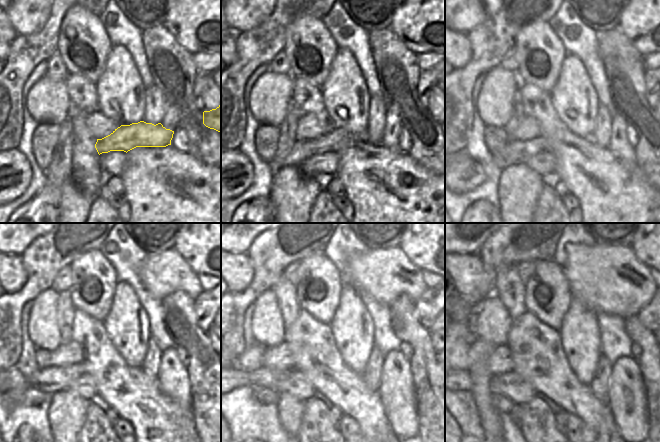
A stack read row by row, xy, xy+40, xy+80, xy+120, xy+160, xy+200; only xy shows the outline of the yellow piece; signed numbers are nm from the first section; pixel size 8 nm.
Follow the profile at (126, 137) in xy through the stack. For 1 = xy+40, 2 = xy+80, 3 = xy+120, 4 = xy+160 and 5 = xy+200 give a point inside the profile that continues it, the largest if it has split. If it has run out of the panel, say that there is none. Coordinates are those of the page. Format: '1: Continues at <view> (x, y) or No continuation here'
1: Continues at xy+40 (337, 139)
2: Continues at xy+80 (513, 152)
3: Continues at xy+120 (52, 379)
4: Continues at xy+160 (268, 377)
5: Continues at xy+200 (465, 378)

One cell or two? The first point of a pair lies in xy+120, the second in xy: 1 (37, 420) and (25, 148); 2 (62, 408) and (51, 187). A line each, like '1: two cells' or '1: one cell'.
1: one cell
2: two cells

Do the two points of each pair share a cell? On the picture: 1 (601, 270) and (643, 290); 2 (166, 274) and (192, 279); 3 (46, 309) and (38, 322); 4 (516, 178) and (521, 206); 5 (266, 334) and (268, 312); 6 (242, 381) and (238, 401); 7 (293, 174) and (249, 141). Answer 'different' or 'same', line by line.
1: same
2: same
3: same
4: same
5: same
6: different
7: different

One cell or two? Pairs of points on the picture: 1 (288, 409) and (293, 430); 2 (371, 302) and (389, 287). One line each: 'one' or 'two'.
1: one
2: two

